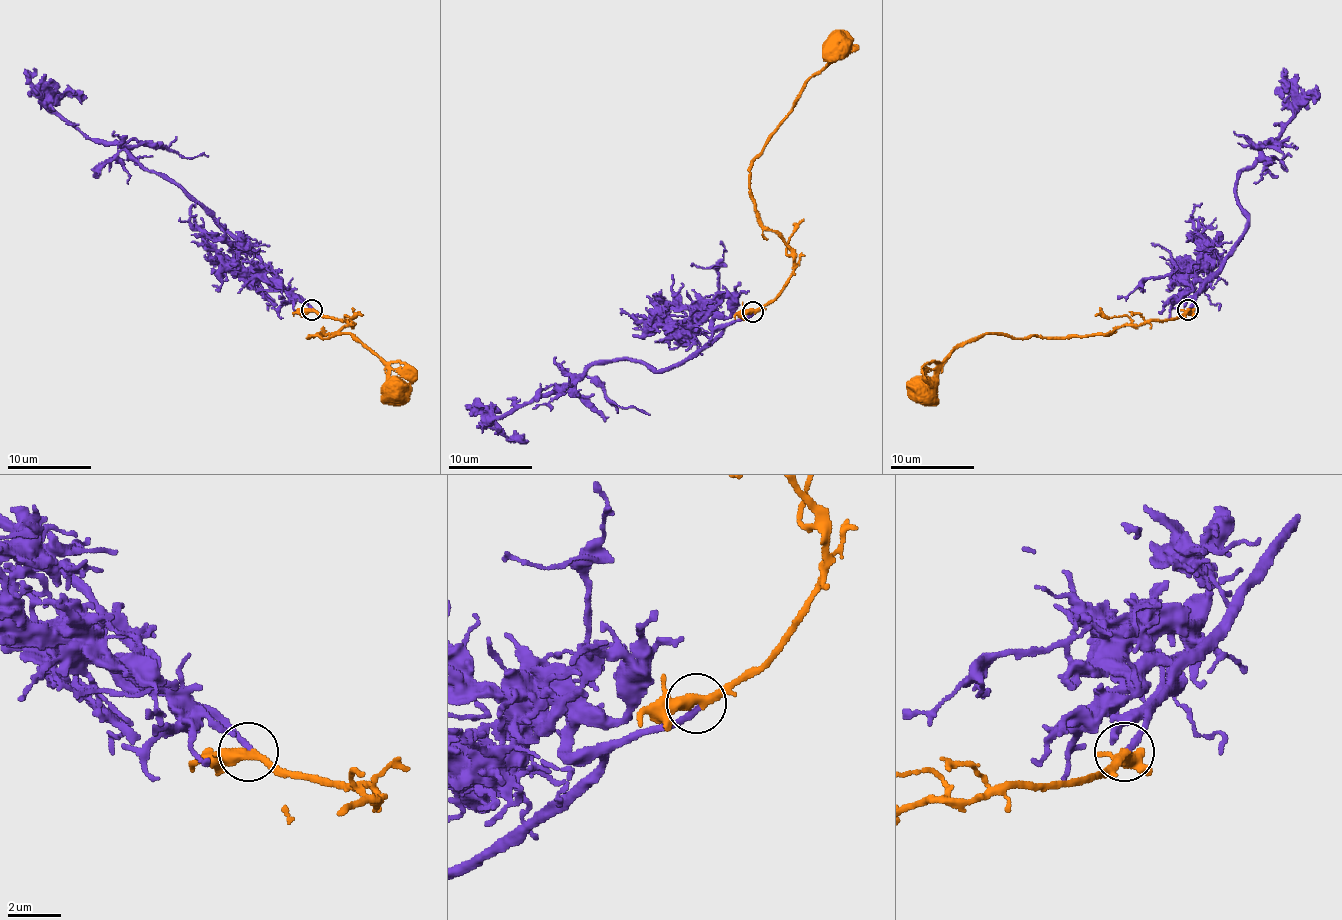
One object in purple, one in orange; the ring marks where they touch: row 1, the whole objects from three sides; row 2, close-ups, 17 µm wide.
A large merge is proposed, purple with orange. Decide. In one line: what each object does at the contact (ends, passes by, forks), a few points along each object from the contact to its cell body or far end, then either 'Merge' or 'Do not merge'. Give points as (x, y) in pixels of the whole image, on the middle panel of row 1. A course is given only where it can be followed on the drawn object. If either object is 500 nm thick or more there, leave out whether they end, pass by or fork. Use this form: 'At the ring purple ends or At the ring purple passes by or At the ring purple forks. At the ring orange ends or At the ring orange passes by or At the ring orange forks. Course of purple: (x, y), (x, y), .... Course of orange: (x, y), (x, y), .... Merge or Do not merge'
At the ring purple ends. At the ring orange passes by. Course of purple: (753, 312), (677, 365), (652, 371), (633, 360), (599, 360), (492, 422), (511, 441), (528, 441). Course of orange: (753, 312), (781, 291), (793, 251), (760, 219), (749, 187), (749, 164), (827, 63), (833, 42), (844, 36). Merge

